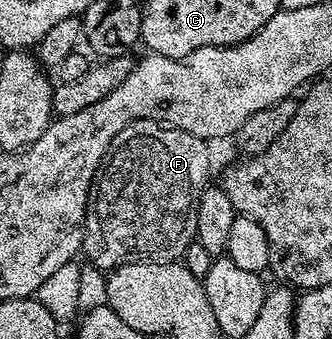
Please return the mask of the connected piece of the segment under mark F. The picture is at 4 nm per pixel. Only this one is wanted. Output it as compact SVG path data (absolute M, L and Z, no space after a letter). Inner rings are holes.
M131 122L121 128L109 144L93 186L93 205L87 216L81 247L82 253L87 253L86 261L104 272L131 262L178 263L196 241L197 208L209 185L207 173L211 170L207 146L202 138L158 122Z

